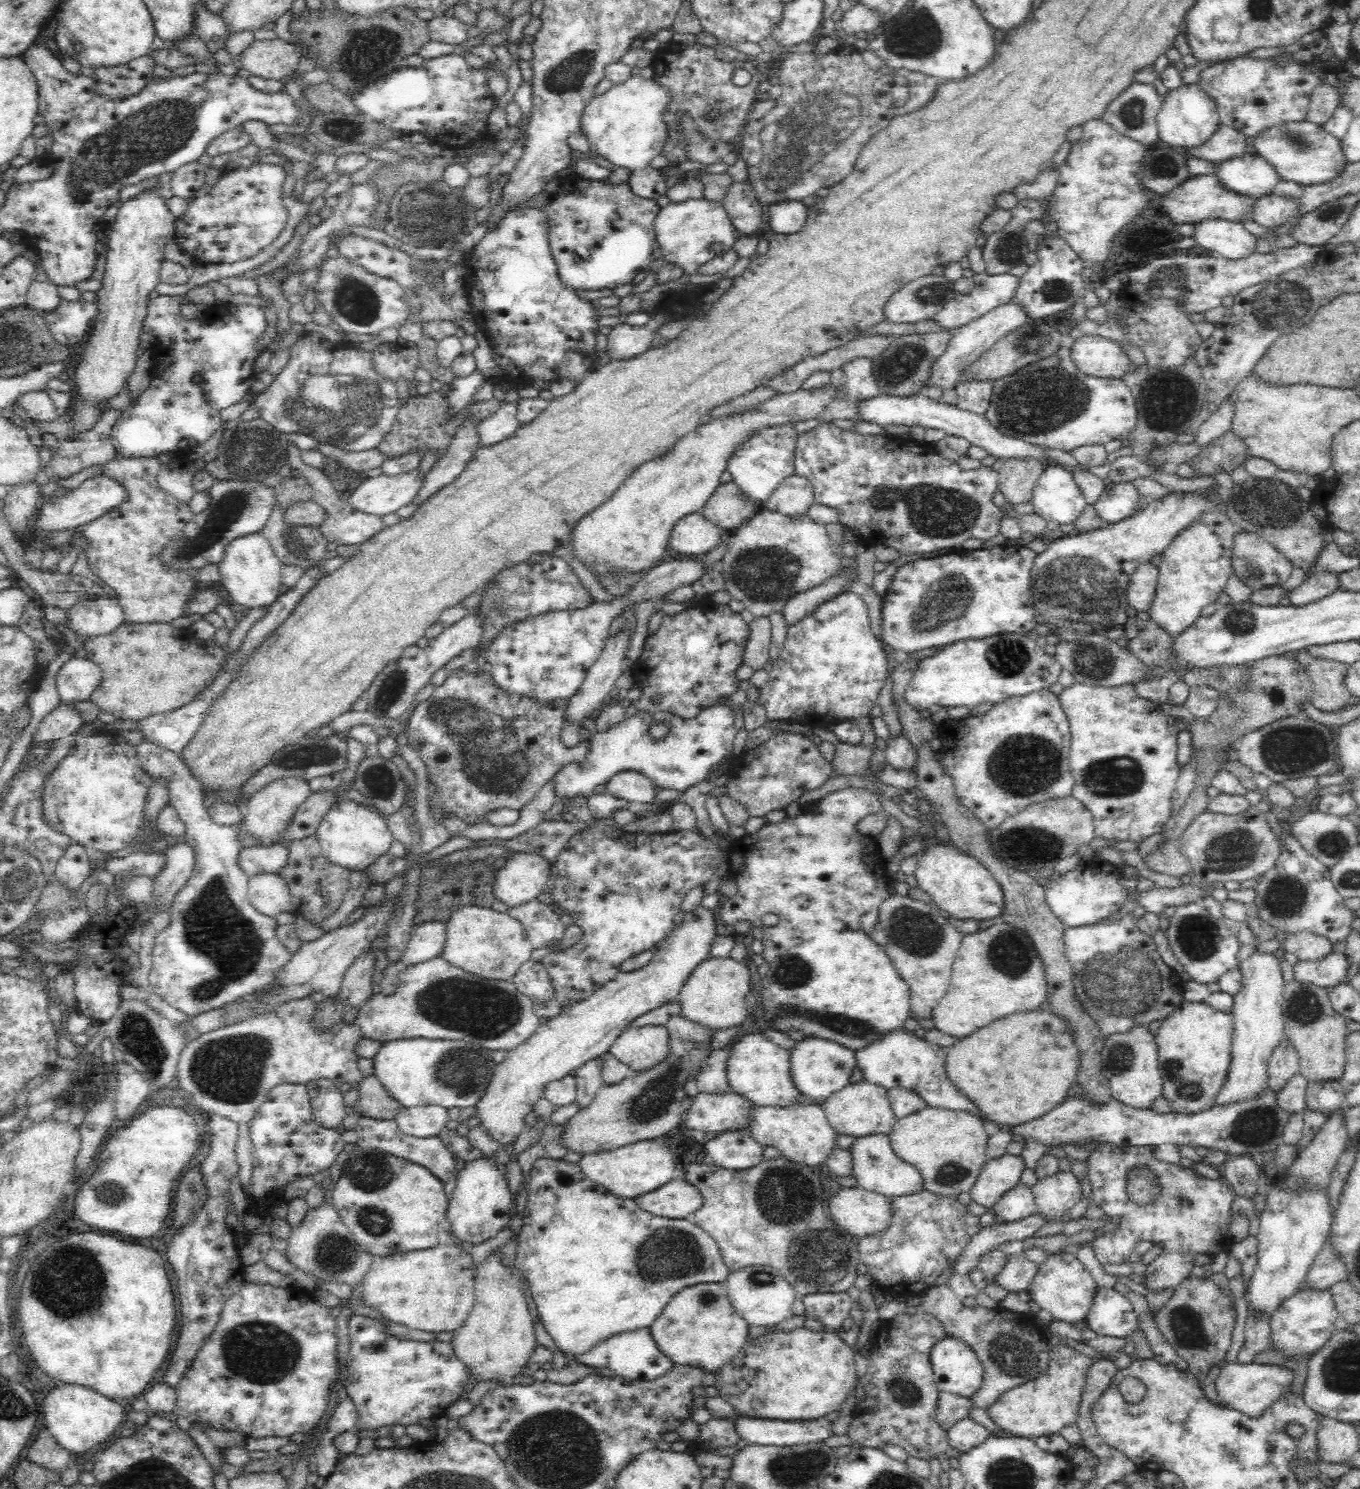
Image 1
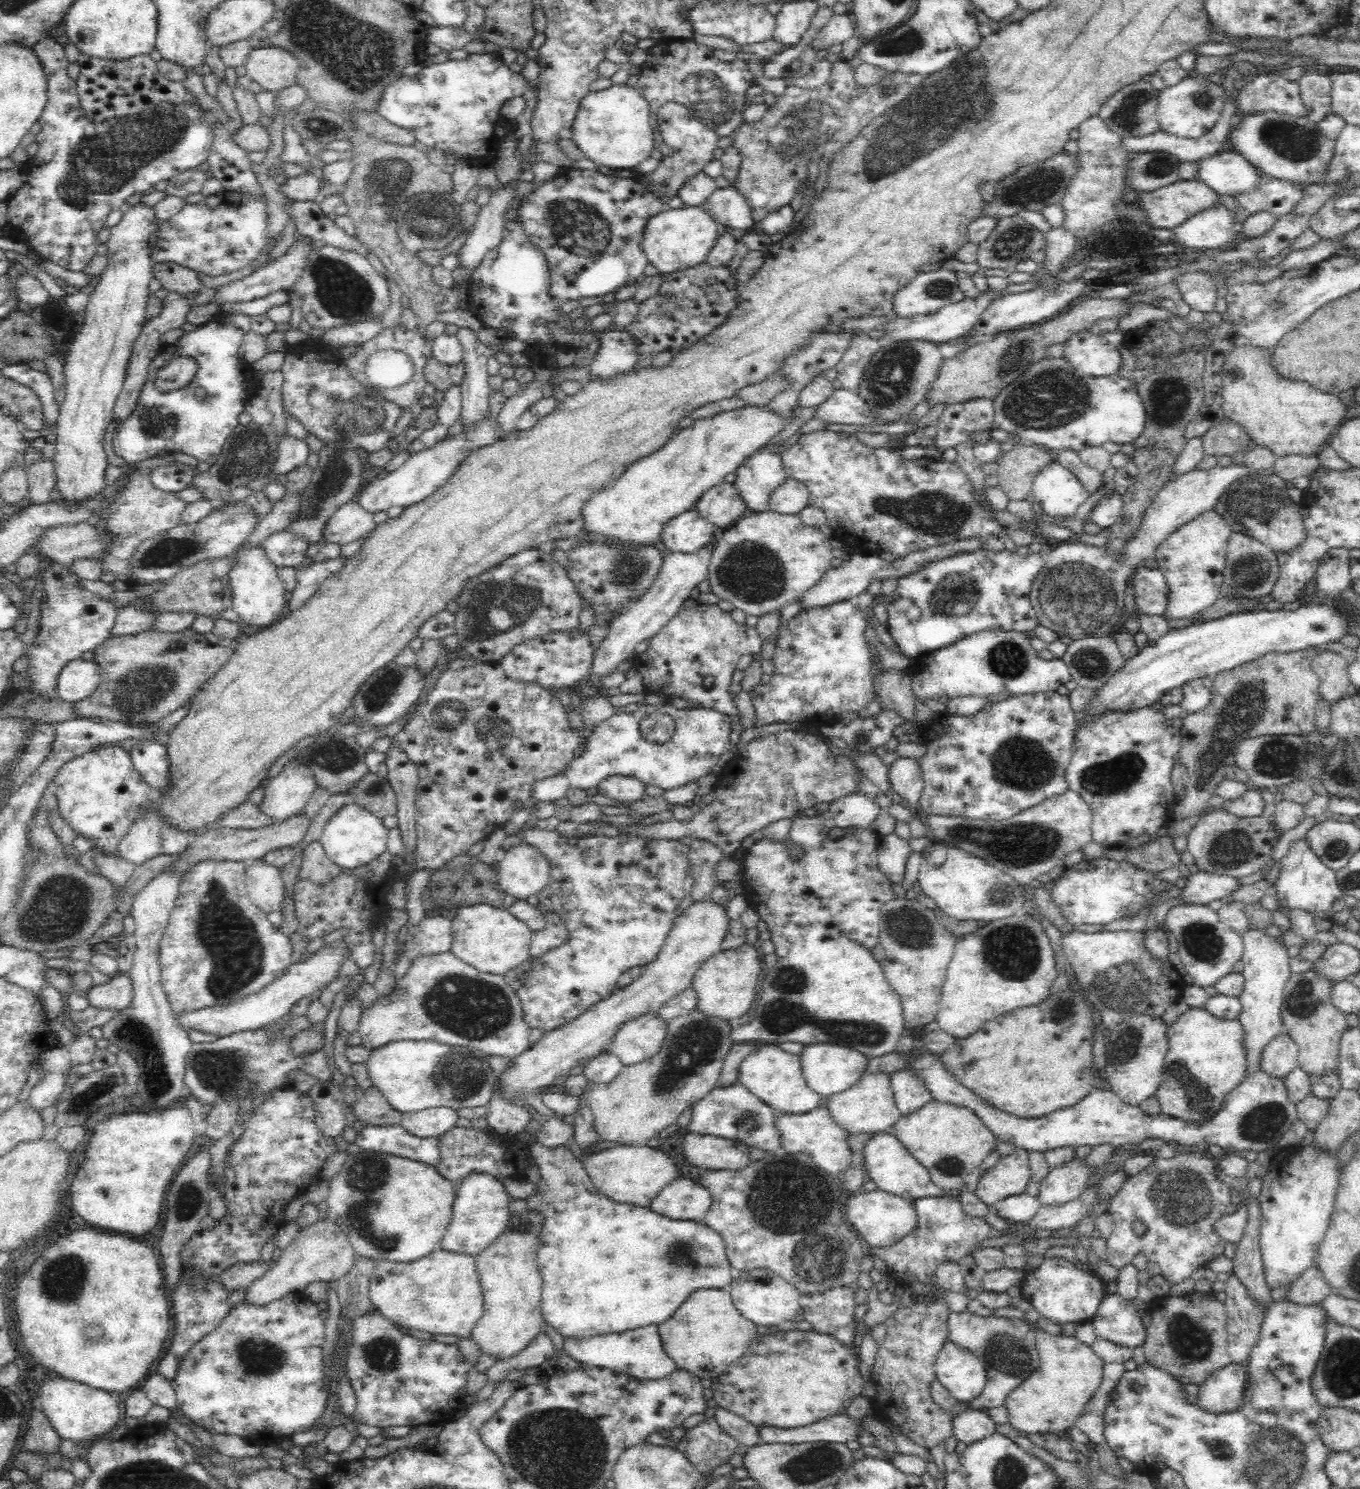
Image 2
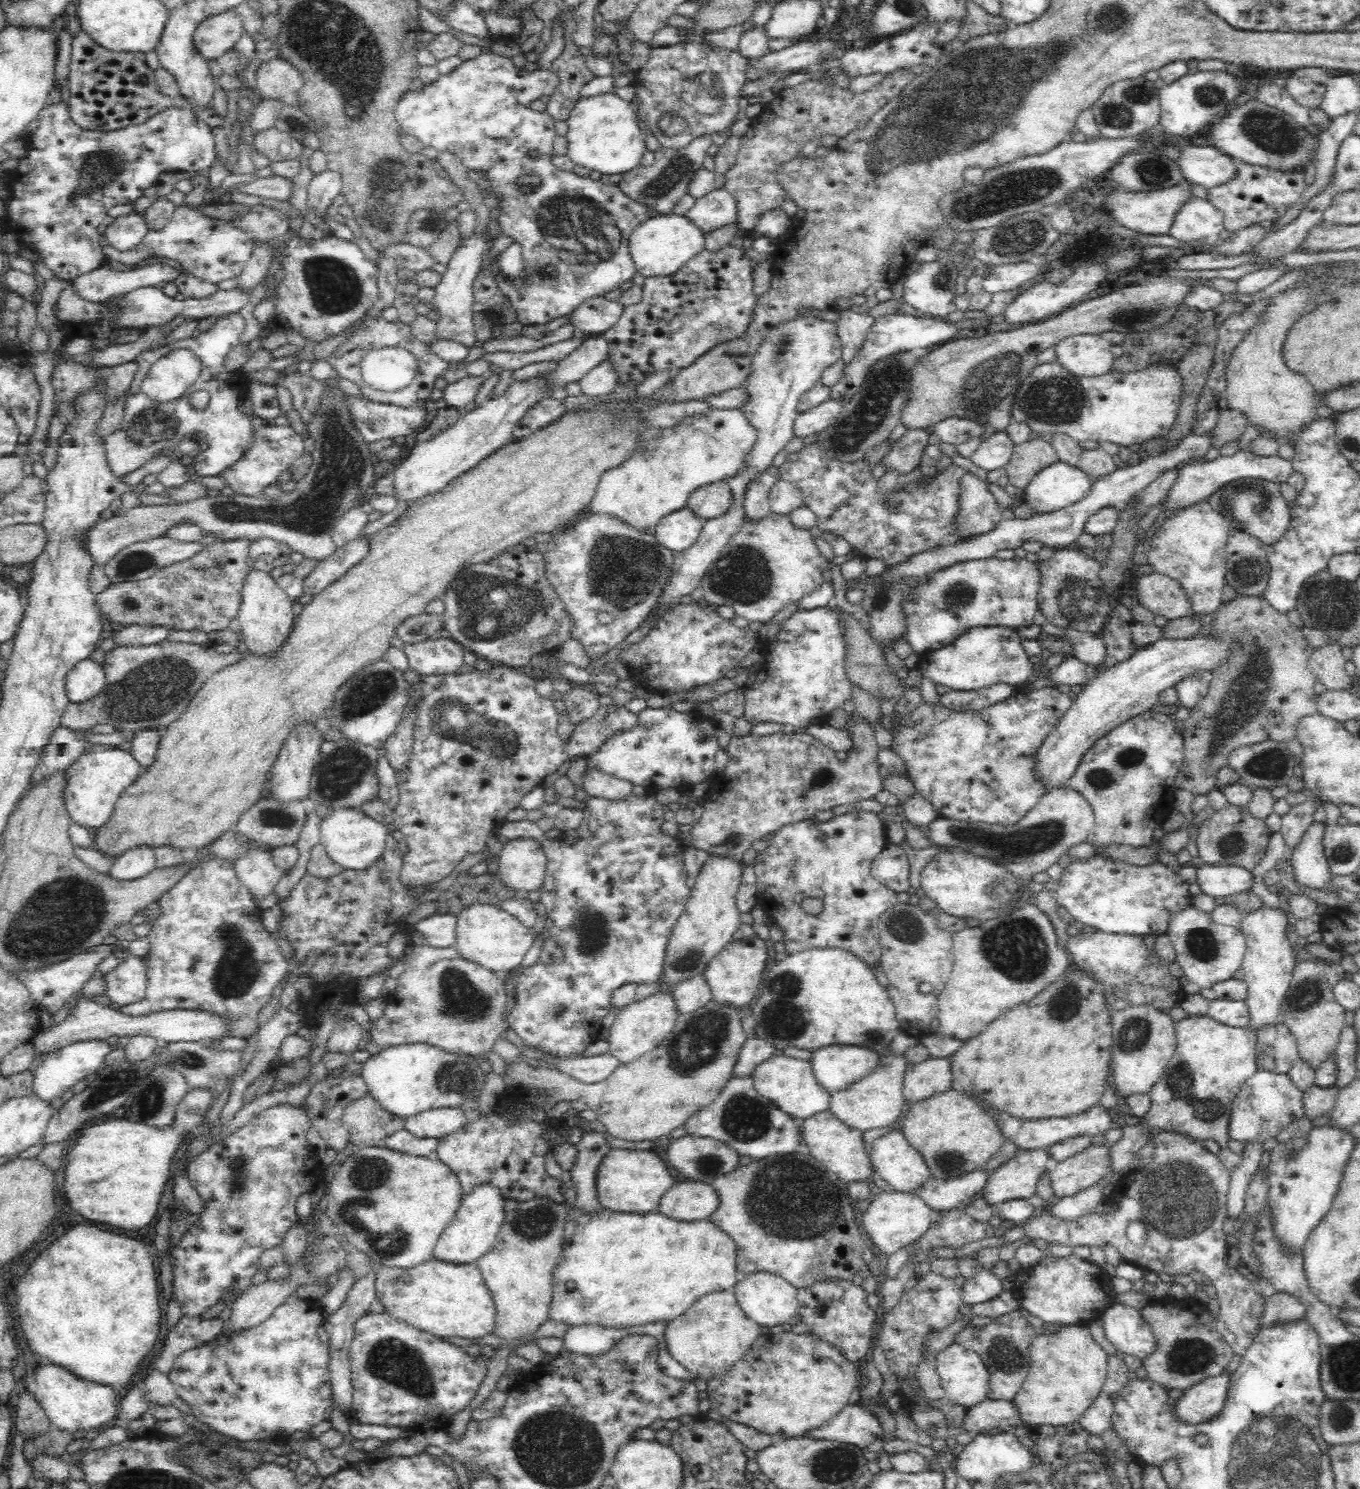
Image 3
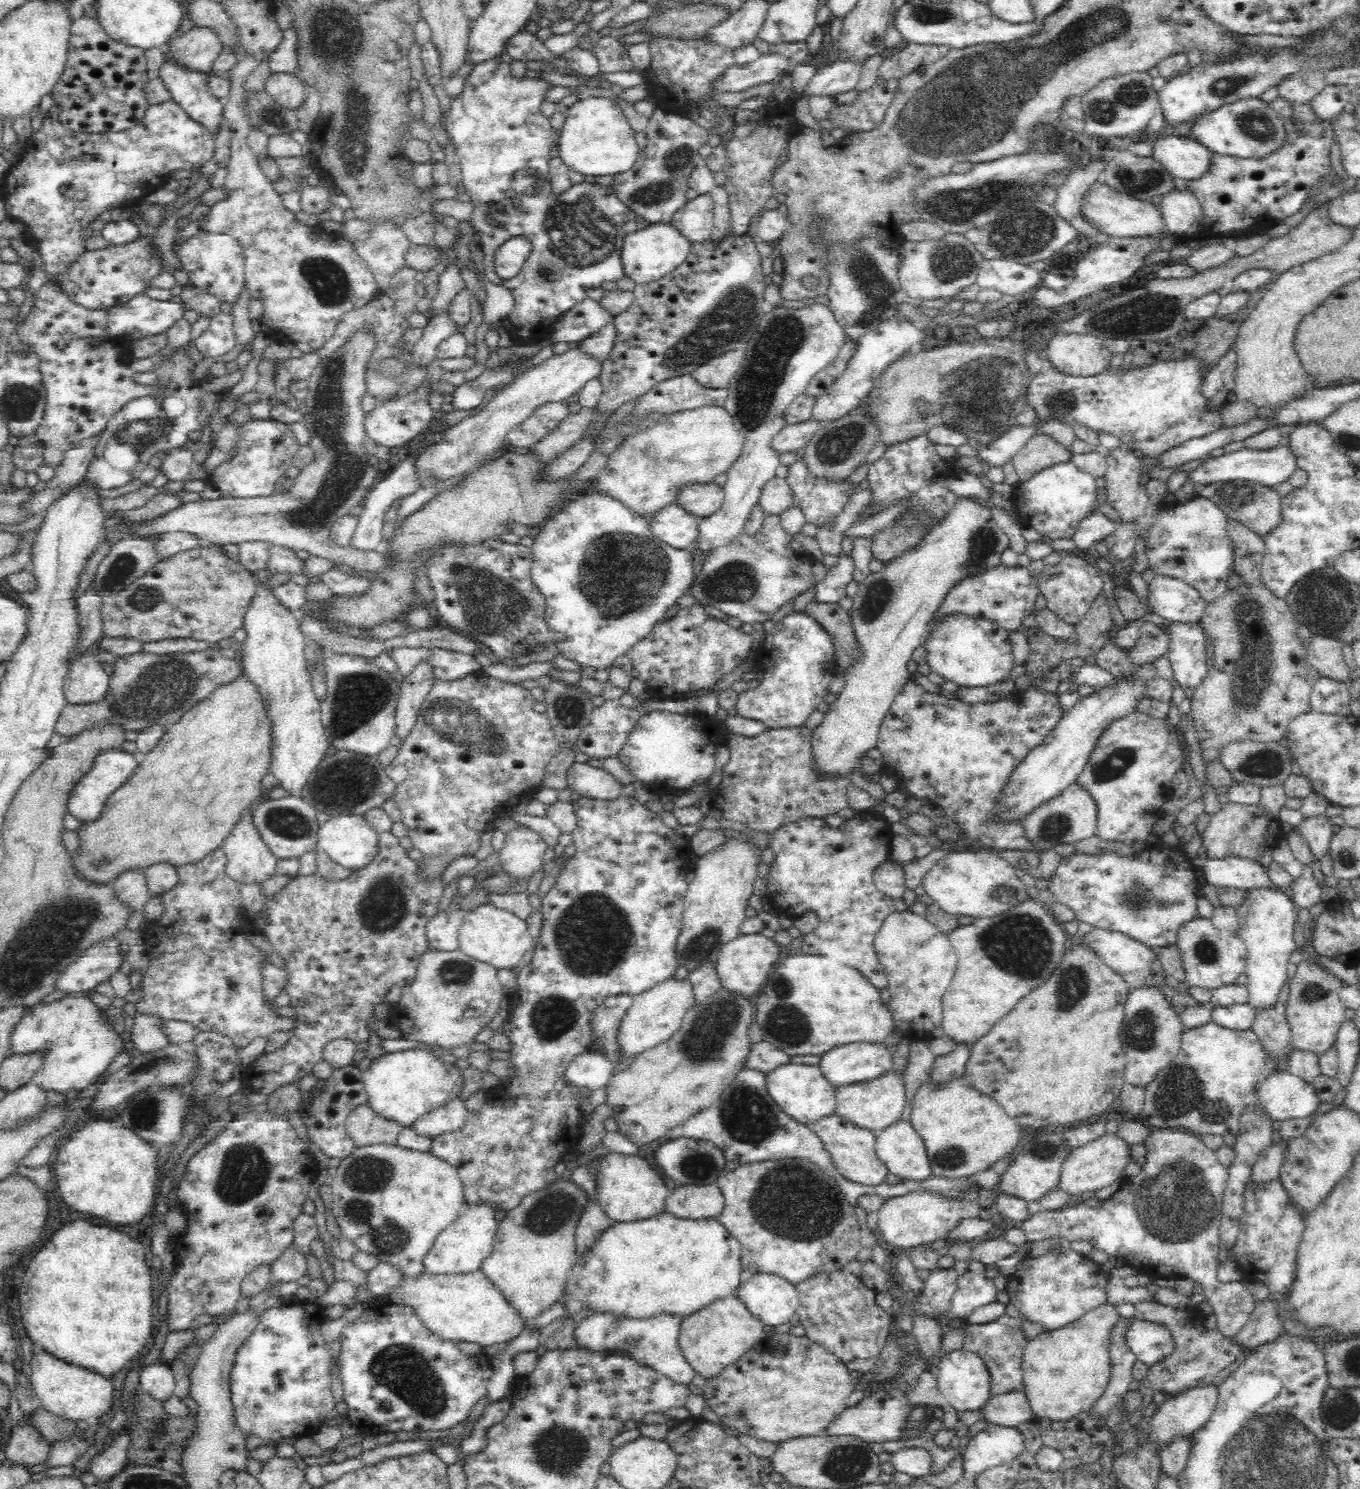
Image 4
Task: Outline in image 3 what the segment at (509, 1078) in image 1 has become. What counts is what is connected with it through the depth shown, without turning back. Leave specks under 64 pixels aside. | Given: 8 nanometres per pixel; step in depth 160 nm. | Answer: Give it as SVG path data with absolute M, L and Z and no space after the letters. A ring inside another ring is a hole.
M710 855L697 874L697 883L685 903L684 912L678 917L668 938L662 972L656 978L658 993L670 993L679 982L697 974L702 975L706 964L732 941L732 934L742 924L741 912L734 898L742 876L740 864L741 861L732 858Z

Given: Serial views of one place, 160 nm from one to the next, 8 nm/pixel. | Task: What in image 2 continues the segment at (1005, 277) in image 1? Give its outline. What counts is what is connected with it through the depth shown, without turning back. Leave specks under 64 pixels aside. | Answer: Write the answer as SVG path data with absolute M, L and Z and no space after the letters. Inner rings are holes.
M987 288L981 292L980 297L966 298L964 297L960 302L954 302L954 304L948 304L936 310L936 312L921 315L917 314L915 317L900 318L896 317L891 319L886 325L885 330L889 332L888 338L895 338L896 340L929 340L935 342L937 345L940 342L960 340L966 332L978 322L981 314L990 306L990 303L994 302L996 294L1004 296L1006 291L996 291L994 289Z

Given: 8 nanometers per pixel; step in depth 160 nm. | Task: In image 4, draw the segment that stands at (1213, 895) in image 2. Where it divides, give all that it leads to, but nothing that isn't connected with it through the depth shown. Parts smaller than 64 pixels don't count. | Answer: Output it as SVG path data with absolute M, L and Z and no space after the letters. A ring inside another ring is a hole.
M1240 857L1208 859L1200 869L1204 873L1205 884L1217 886L1218 888L1233 888L1246 891L1266 888L1289 893L1292 886L1290 884L1288 888L1282 888L1282 886L1272 884L1270 877L1266 874L1265 866Z

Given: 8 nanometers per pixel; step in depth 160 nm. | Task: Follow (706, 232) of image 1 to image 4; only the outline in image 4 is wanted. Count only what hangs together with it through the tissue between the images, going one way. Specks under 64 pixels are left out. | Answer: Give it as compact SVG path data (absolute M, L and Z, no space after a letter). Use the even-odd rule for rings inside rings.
M672 222L650 224L647 228L627 234L624 238L624 246L621 250L624 272L637 284L656 281L676 270L676 267L686 260L691 246L691 240L688 240L678 229L674 229Z

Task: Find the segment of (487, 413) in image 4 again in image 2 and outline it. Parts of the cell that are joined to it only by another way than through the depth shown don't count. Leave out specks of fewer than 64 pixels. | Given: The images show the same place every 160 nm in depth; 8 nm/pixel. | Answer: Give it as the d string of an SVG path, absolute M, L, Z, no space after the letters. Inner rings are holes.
M490 414L486 415L470 432L462 432L454 438L445 438L438 442L437 445L428 447L426 450L412 454L410 458L400 468L389 472L384 478L370 480L368 485L363 486L360 490L358 503L364 510L372 514L378 511L386 511L392 506L403 506L403 508L412 506L427 496L430 496L440 486L448 482L448 478L456 472L459 464L469 455L469 453L482 446L494 444L502 439L499 438L497 422Z

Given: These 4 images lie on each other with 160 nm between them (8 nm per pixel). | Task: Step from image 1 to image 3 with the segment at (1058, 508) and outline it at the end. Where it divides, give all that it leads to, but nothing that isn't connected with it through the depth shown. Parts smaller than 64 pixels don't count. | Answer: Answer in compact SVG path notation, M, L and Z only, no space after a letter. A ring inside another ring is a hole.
M1062 461L1045 466L1028 483L1026 503L1034 513L1054 512L1076 504L1090 492L1093 477Z

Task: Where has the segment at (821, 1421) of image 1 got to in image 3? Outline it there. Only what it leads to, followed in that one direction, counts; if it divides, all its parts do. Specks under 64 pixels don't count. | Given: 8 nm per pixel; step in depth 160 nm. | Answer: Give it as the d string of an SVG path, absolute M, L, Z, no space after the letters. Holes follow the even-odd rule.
M858 1404L846 1405L824 1424L807 1430L800 1437L848 1443L867 1447L883 1435L882 1426L874 1413Z

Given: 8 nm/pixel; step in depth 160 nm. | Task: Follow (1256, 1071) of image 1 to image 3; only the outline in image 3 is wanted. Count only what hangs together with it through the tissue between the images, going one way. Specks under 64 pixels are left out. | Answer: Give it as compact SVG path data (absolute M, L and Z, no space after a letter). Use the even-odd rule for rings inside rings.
M1264 905L1256 912L1243 915L1241 920L1239 931L1244 935L1246 943L1241 964L1243 981L1247 986L1246 998L1243 1000L1250 1013L1250 1024L1247 1027L1254 1032L1275 1025L1280 1020L1280 1007L1293 978L1295 954L1298 950L1284 935L1286 928L1290 927L1286 916L1280 908L1268 908Z

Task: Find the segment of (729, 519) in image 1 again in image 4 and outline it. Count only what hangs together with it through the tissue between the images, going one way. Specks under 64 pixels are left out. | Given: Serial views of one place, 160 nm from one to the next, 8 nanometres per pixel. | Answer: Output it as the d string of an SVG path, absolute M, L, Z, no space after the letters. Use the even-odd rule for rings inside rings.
M714 481L687 484L679 490L677 503L695 517L707 517L722 506L724 497L722 487Z

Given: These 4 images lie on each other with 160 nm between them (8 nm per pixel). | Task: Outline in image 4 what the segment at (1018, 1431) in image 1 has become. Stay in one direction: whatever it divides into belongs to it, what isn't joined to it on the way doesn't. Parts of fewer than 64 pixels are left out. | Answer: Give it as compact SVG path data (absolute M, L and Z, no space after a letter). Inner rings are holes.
M1107 1302L1062 1328L1044 1330L1035 1338L1029 1339L1023 1350L1023 1391L1035 1418L1048 1419L1049 1422L1065 1421L1088 1411L1102 1396L1111 1375L1108 1336L1120 1317L1117 1308Z

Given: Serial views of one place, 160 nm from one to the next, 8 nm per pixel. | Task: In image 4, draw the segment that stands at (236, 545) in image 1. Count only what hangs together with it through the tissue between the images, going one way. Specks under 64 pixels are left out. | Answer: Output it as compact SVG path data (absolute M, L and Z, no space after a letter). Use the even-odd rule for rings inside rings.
M257 583L254 598L250 602L243 619L243 628L246 630L246 640L242 642L239 653L240 664L244 674L258 687L260 695L264 697L267 711L271 718L272 761L269 773L277 779L277 786L281 786L289 795L300 796L308 777L316 770L319 763L326 756L329 742L325 735L324 725L321 721L321 706L312 690L307 659L304 649L306 641L300 618L289 608L286 608L276 595L264 585Z

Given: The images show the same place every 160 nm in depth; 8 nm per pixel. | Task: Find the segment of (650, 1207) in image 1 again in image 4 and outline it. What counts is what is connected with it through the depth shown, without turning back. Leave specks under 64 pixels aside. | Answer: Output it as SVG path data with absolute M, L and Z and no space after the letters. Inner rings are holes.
M717 1184L680 1185L669 1192L664 1211L676 1218L716 1218L722 1212L725 1200Z

